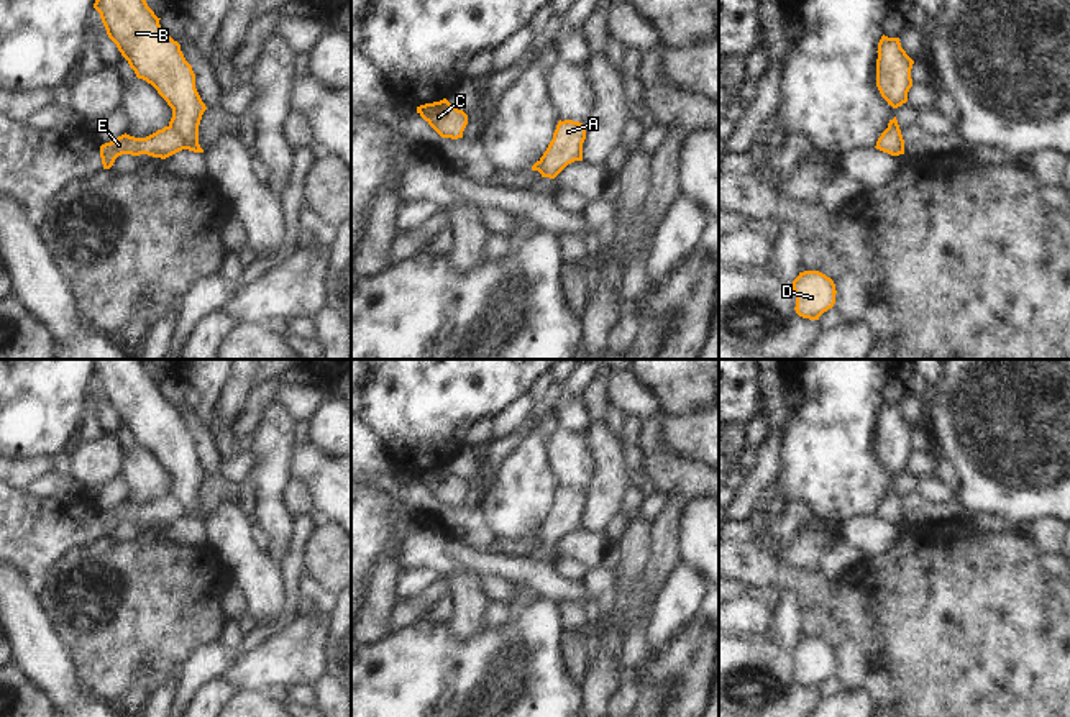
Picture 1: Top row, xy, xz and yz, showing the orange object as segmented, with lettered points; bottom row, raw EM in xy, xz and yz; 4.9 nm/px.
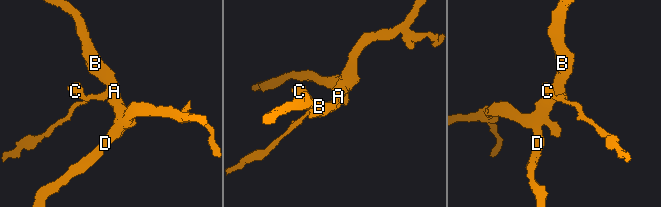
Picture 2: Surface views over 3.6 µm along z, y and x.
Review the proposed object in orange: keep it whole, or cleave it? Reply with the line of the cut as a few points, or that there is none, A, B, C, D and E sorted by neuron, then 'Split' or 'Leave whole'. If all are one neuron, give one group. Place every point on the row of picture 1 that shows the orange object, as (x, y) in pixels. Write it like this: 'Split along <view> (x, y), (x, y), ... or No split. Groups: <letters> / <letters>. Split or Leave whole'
Split along xy (169, 125), (184, 141), (184, 148). Groups: A B D / C E. Split.

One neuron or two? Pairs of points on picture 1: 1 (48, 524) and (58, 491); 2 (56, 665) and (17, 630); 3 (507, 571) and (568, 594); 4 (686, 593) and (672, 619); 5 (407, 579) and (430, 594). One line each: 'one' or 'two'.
1: two
2: one
3: one
4: one
5: two

